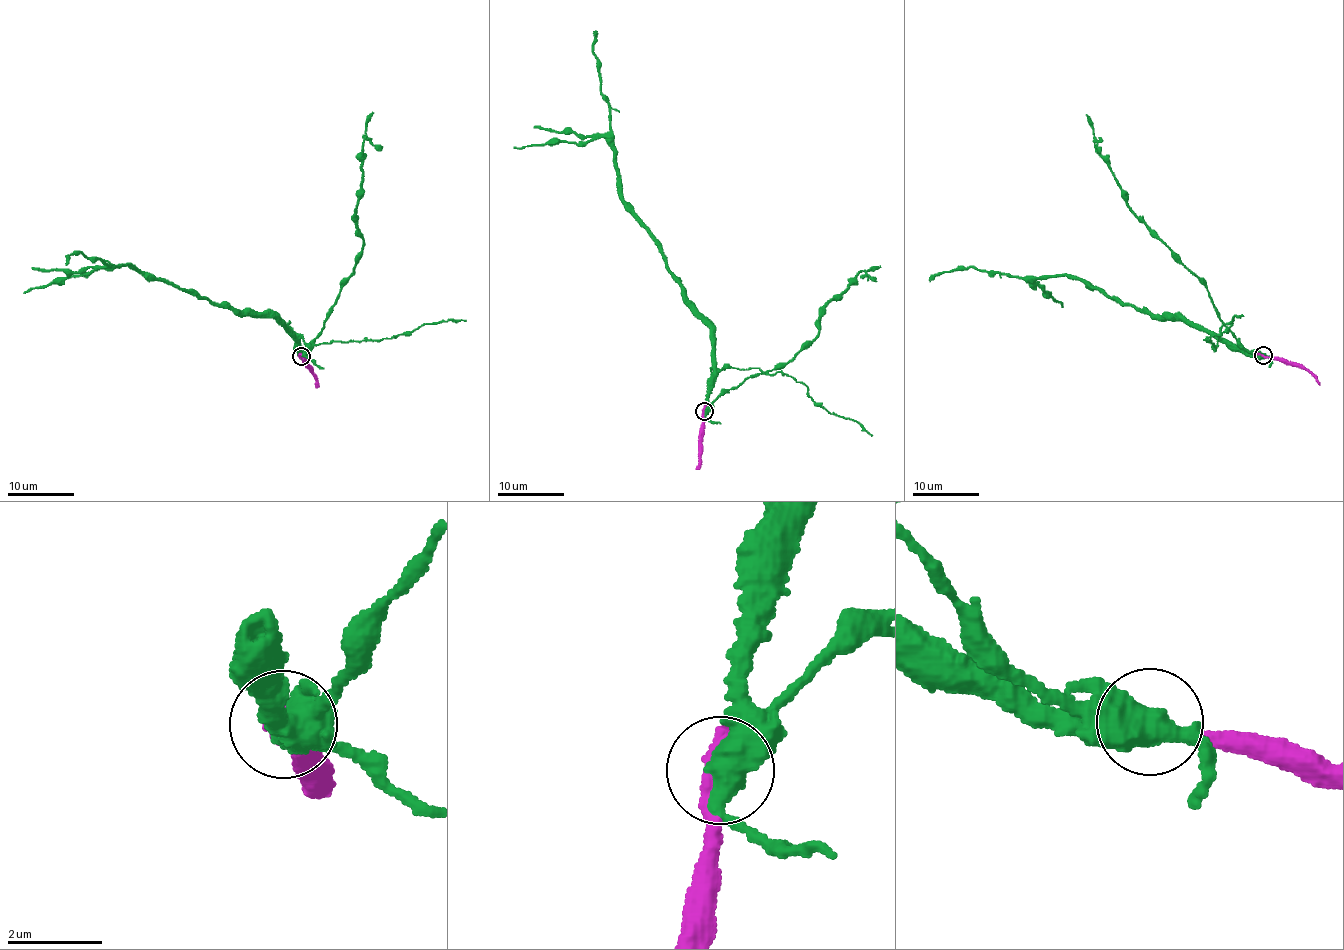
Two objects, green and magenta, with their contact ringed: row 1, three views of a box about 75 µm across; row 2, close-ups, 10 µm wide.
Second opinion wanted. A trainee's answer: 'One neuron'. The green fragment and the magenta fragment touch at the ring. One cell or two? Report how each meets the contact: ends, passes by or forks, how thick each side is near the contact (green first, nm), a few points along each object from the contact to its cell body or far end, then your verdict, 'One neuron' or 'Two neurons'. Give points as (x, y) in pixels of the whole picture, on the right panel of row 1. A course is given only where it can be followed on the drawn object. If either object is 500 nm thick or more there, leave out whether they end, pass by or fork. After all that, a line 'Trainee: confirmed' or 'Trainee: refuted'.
Thickness 550 nm (green) against 280 nm. Course of green: (1262, 355), (1233, 351), (1177, 320), (1152, 319), (1147, 313), (1067, 275), (1007, 276), (958, 267), (929, 281). Course of magenta: (1263, 356), (1302, 364), (1319, 385). One neuron
Trainee: confirmed

